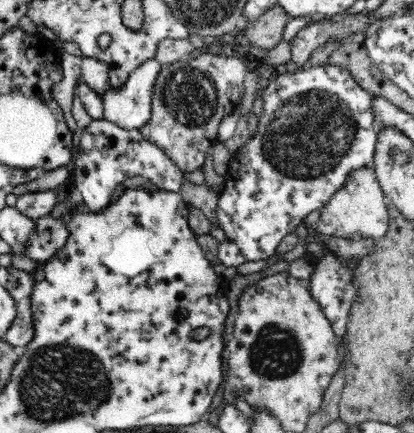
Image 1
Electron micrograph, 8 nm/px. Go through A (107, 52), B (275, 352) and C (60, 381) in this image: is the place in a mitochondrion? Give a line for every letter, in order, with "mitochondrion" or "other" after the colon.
A: other
B: mitochondrion
C: mitochondrion

